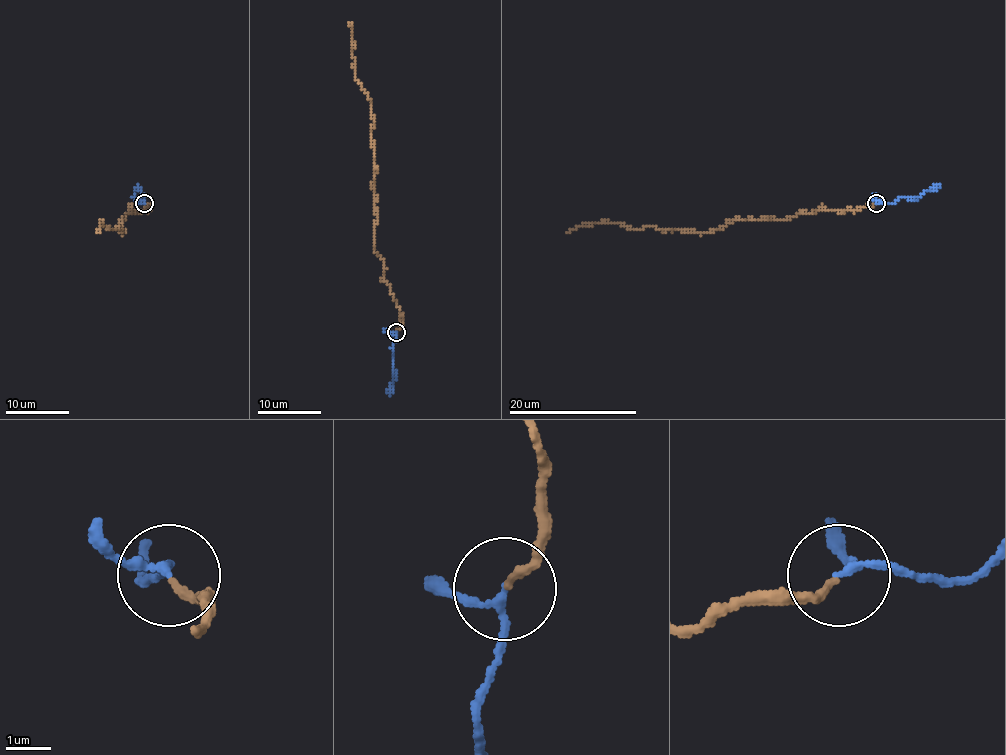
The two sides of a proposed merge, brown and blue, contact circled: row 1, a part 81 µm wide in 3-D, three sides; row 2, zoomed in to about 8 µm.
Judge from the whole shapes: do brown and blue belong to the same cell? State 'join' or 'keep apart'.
join

